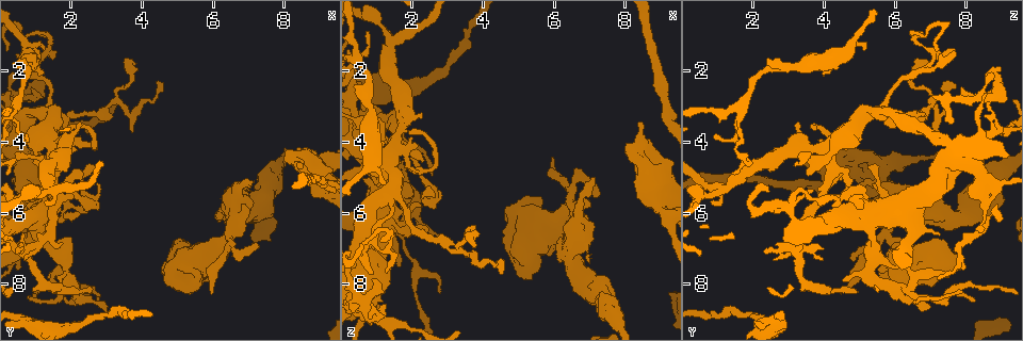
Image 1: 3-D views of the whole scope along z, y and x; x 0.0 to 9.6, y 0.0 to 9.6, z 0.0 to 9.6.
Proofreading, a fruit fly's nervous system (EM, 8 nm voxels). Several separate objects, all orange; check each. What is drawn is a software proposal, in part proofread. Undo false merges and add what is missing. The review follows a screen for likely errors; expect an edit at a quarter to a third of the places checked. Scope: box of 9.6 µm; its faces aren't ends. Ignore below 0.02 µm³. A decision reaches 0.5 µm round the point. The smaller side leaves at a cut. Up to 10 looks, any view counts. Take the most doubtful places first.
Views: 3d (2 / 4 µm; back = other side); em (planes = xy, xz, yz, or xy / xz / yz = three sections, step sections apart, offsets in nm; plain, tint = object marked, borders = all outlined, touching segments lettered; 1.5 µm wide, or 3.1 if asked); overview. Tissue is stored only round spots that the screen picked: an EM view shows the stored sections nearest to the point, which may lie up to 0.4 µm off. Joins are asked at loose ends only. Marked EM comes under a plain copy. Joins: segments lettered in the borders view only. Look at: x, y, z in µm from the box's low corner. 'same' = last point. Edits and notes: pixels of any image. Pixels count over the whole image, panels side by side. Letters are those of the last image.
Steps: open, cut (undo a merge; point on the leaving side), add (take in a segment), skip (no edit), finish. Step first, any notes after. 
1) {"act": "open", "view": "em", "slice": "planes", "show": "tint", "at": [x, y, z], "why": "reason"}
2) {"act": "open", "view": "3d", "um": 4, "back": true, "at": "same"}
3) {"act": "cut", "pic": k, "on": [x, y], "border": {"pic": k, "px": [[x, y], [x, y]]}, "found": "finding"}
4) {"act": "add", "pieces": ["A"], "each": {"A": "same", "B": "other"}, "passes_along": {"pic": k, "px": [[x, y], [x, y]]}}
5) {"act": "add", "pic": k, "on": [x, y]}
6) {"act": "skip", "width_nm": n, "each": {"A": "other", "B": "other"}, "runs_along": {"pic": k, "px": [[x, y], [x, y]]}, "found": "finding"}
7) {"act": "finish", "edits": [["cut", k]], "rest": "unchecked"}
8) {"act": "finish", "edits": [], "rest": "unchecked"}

{"act": "open", "view": "em", "slice": "planes", "show": "tint", "at": [1.55, 4.20, 4.10], "why": "looks like a crossing"}

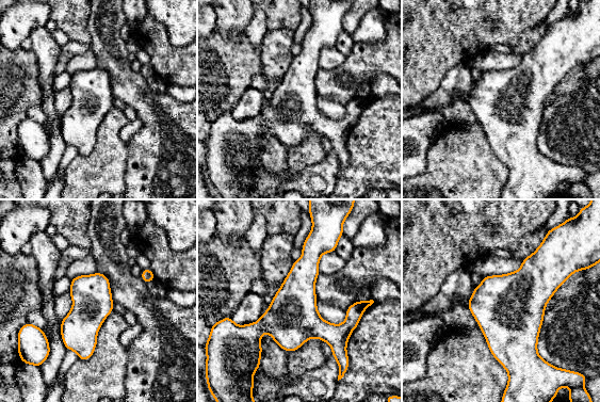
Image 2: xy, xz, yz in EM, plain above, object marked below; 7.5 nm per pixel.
{"act": "open", "view": "em", "slice": "planes", "show": "borders", "at": "same"}

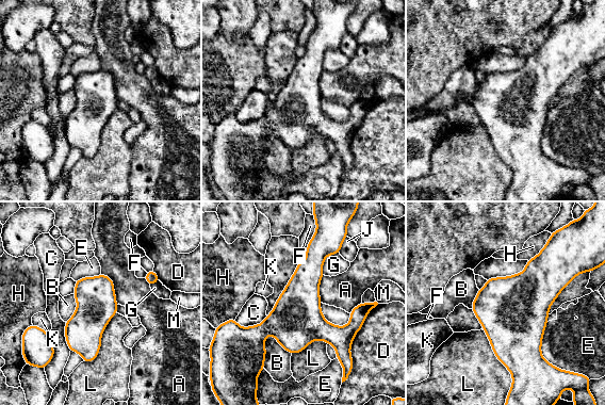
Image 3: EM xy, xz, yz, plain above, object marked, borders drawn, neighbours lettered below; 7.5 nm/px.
{"act": "skip", "each": {"A": "other", "B": "other", "C": "other", "D": "other", "E": "other", "F": "other", "G": "other", "H": "other", "J": "other", "K": "other", "L": "other", "M": "other"}, "border": {"pic": 3, "px": [[117, 312], [97, 356], [84, 362]]}, "found": "all the same neuron"}

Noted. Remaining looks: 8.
{"act": "open", "view": "em", "slice": "planes", "show": "borders", "at": [1.00, 6.05, 8.65], "why": "tapers out"}

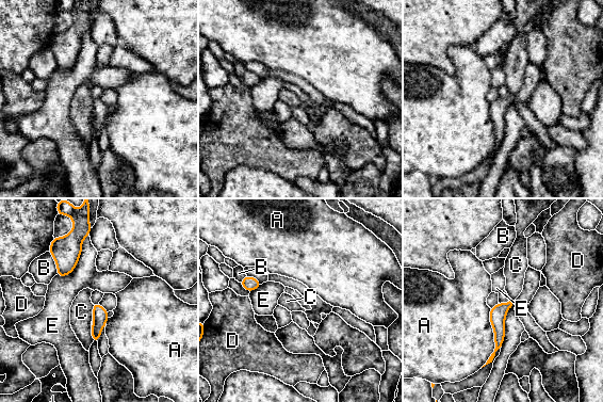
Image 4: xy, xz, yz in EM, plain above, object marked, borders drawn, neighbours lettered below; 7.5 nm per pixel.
{"act": "skip", "width_nm": 120, "each": {"A": "other", "B": "other", "C": "other", "D": "other", "E": "other"}, "border": {"pic": 4, "px": [[92, 304], [93, 320]]}, "found": "no lettered segment goes on from it"}

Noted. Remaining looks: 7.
{"act": "open", "view": "3d", "um": 2, "at": [0.75, 2.05, 9.00], "why": "an open end"}

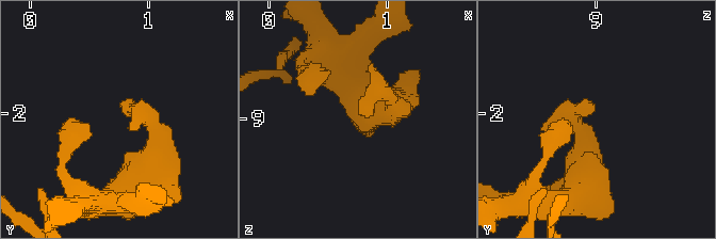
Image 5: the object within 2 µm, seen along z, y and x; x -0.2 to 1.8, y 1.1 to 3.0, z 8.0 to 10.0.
{"act": "open", "view": "em", "slice": "planes", "show": "borders", "at": [0.80, 2.00, 8.94], "why": "now the EM"}

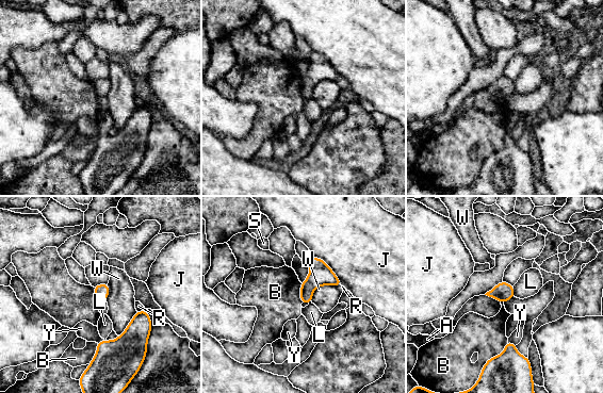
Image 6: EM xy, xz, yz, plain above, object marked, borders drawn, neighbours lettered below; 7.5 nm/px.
{"act": "add", "pieces": ["L"], "each": {"A": "other", "B": "other", "J": "other", "L": "same", "R": "other", "S": "other", "W": "other", "Y": "other"}, "found": "it goes on there"}

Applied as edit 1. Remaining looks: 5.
{"act": "open", "view": "overview"}

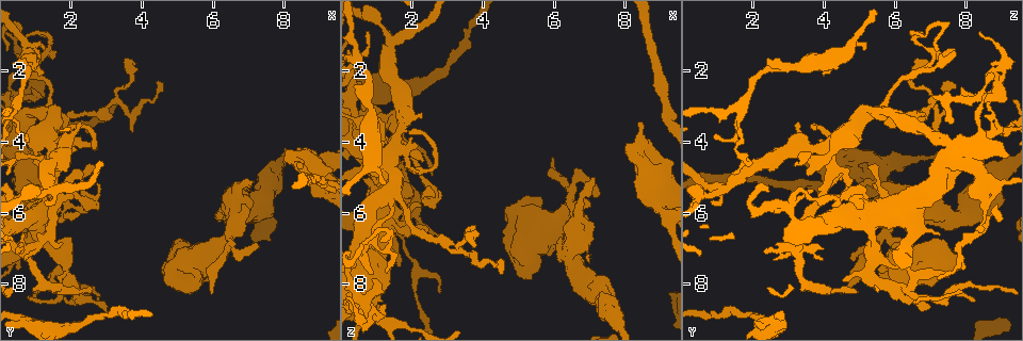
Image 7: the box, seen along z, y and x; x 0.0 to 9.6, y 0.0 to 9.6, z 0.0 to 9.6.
{"act": "open", "view": "em", "slice": "planes", "show": "borders", "at": [5.95, 8.25, 4.40], "why": "branch stops here"}

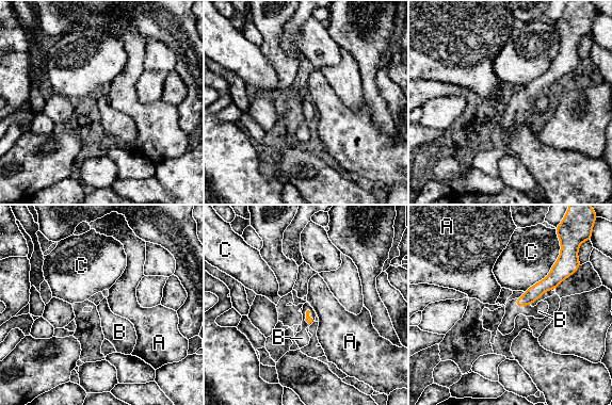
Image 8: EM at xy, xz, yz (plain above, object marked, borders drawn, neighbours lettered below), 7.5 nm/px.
{"act": "add", "pieces": ["B"], "each": {"A": "other", "B": "same", "C": "other"}, "passes_along": {"pic": 8, "px": [[533, 293], [521, 307], [538, 311]]}, "found": "it goes on there"}

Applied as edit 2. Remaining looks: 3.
{"act": "finish", "edits": [["add", 6], ["add", 8]], "rest": "unchecked"}

